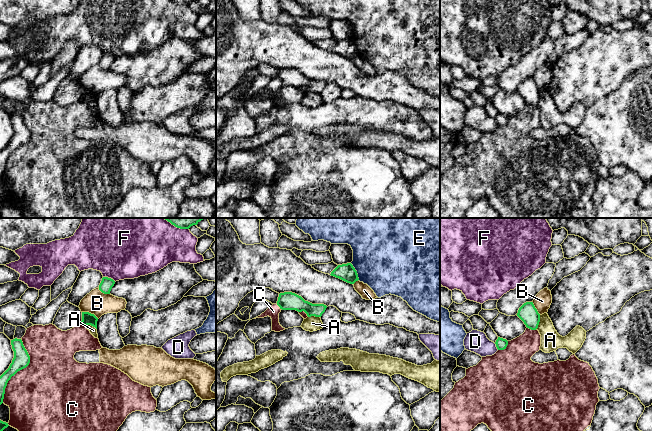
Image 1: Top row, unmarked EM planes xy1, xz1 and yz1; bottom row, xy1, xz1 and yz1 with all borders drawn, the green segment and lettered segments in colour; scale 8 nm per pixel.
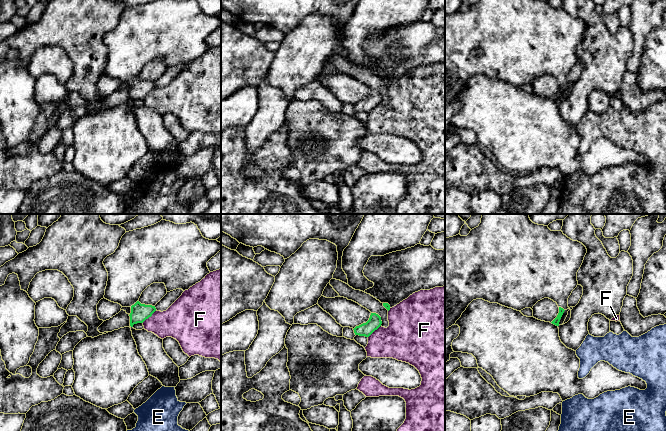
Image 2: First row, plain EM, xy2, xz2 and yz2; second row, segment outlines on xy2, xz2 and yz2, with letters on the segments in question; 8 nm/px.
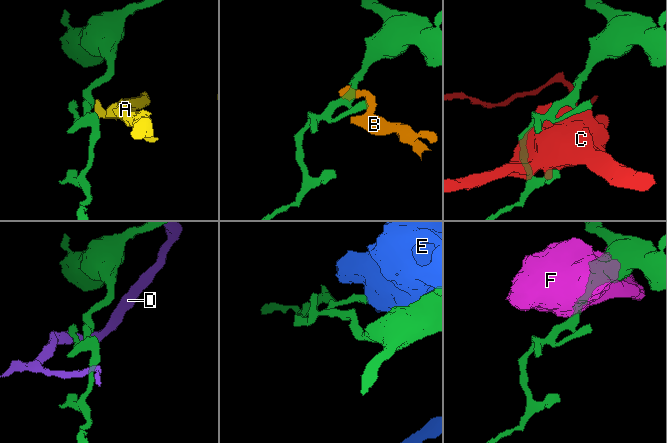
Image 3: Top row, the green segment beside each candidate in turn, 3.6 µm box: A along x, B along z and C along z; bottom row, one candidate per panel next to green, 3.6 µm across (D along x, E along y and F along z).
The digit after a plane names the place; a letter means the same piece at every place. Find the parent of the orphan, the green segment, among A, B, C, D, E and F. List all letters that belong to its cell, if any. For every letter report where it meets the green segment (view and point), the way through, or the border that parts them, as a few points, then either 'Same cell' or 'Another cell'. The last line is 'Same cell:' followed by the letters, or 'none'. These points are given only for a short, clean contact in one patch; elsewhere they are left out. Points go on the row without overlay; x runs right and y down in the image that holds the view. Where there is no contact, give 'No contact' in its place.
A: Touches green at yz1 (539, 97). Boundary: yz1 (540, 91), (540, 97), (536, 104). Another cell
B: Touches green at xy1 (90, 89). Another cell
C: Touches green at xy1 (19, 146). Another cell
D: Touches green at yz1 (496, 122). Boundary: yz1 (494, 119), (498, 125). Another cell
E: Touches green at xz1 (356, 48). Another cell
F: Touches green at xy2 (149, 92). Another cell
Same cell: none

